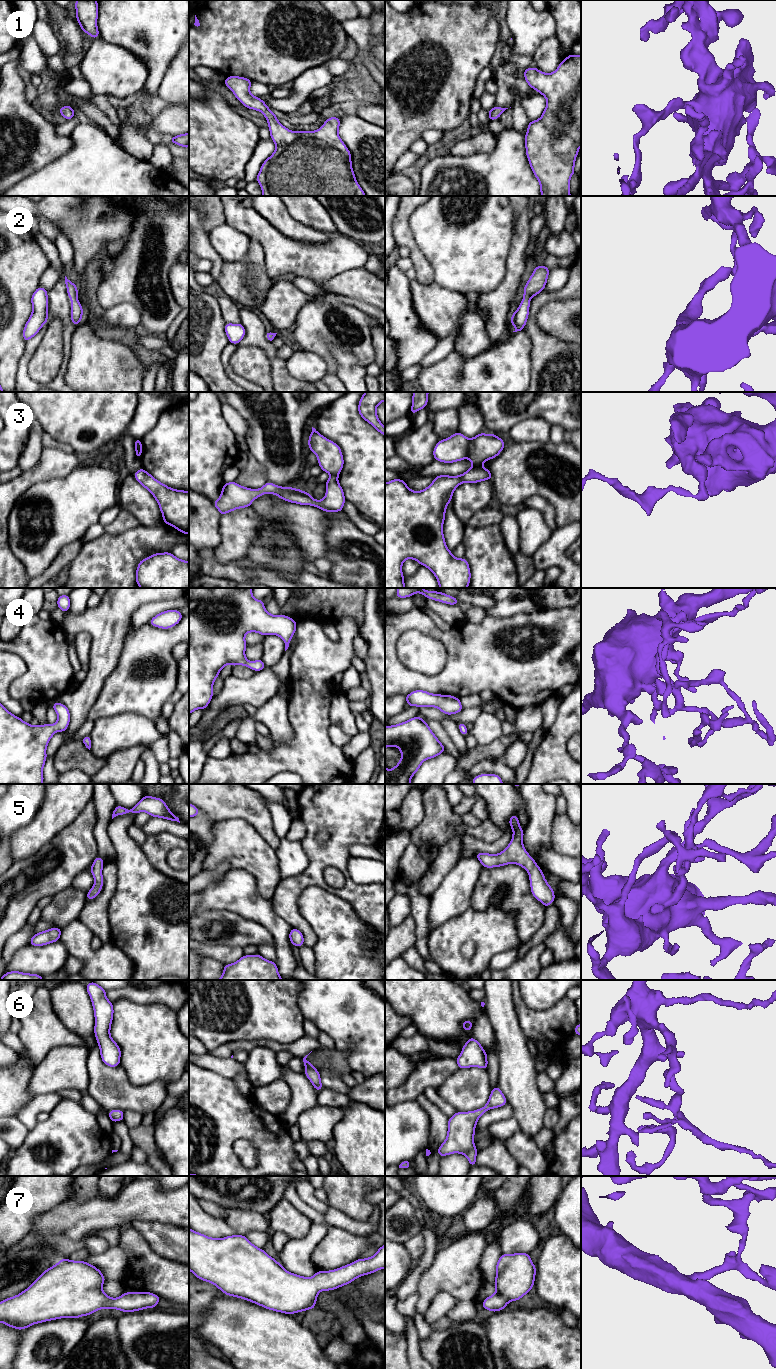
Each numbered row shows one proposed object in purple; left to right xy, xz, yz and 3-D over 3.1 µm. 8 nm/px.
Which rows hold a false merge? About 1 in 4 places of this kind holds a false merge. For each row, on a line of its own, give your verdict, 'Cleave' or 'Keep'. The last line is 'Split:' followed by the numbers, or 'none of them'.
1: Keep
2: Keep
3: Cleave
4: Keep
5: Keep
6: Keep
7: Keep
Split: 3

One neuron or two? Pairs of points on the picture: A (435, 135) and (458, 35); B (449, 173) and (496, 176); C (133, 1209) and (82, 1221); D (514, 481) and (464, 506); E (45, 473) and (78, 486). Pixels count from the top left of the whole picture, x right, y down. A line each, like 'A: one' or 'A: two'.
A: two
B: one
C: one
D: two
E: two

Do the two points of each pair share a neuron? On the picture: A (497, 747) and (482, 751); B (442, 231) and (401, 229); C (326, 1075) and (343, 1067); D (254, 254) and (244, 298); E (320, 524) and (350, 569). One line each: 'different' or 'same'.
A: same
B: different
C: different
D: same
E: different

